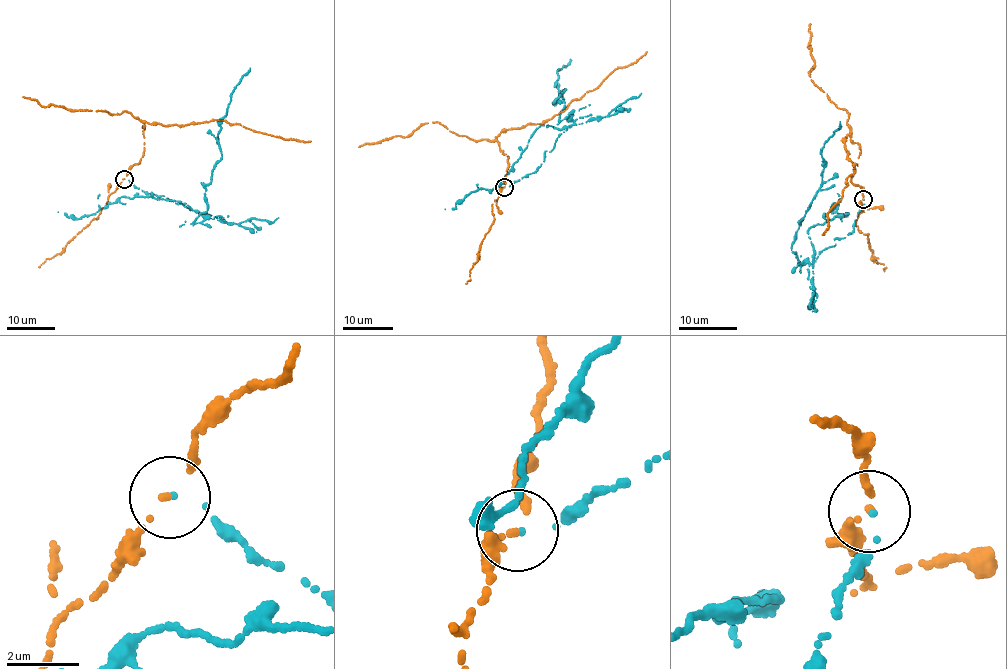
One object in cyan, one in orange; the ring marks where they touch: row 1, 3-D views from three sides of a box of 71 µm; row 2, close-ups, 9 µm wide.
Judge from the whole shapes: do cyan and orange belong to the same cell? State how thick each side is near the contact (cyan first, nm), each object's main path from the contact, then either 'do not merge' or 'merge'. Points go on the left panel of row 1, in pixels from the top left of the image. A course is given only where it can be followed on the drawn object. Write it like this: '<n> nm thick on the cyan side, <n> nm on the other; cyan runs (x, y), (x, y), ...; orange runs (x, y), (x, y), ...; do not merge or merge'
90 nm thick on the cyan side, 100 nm on the other; cyan runs (125, 178), (207, 213), (204, 220), (194, 222), (208, 210), (206, 186), (221, 157), (220, 119), (250, 68); orange runs (123, 178), (128, 169), (141, 159), (145, 121), (166, 126), (226, 120), (273, 136), (311, 141); do not merge

